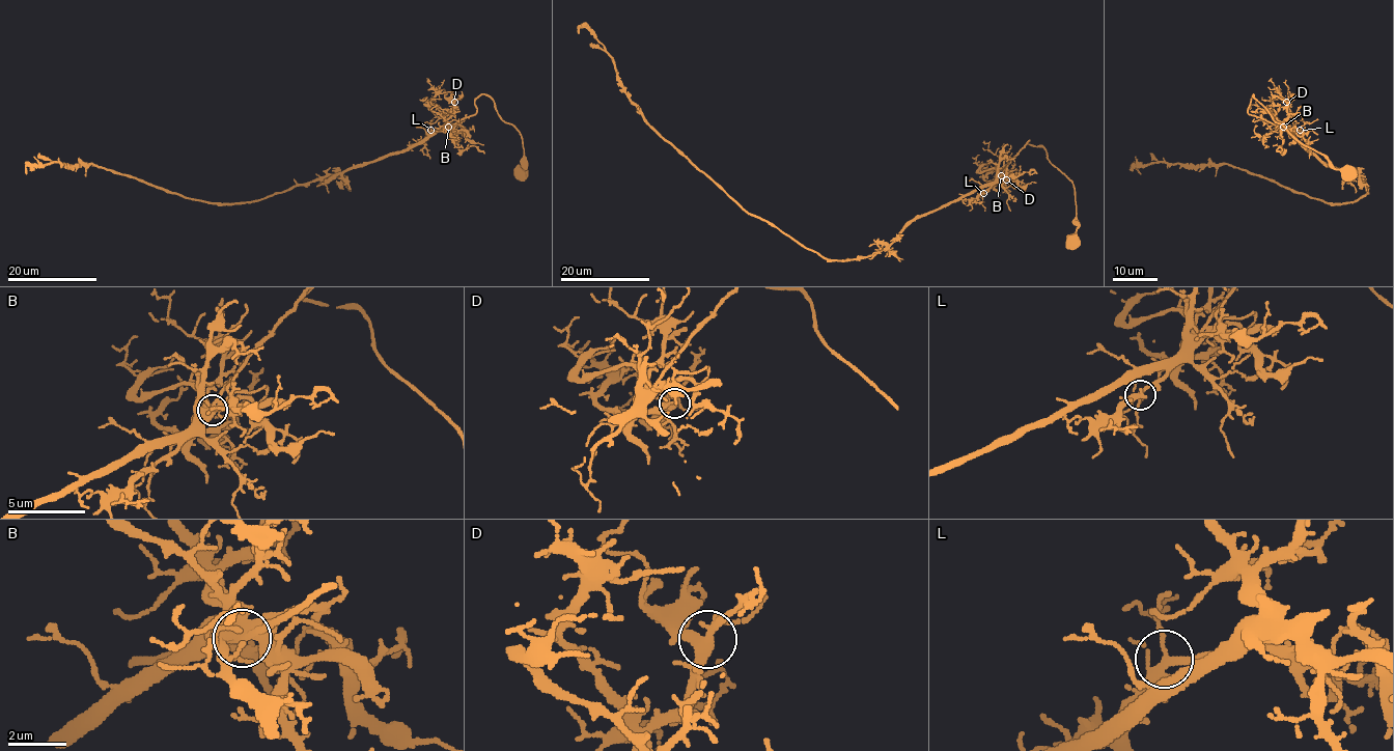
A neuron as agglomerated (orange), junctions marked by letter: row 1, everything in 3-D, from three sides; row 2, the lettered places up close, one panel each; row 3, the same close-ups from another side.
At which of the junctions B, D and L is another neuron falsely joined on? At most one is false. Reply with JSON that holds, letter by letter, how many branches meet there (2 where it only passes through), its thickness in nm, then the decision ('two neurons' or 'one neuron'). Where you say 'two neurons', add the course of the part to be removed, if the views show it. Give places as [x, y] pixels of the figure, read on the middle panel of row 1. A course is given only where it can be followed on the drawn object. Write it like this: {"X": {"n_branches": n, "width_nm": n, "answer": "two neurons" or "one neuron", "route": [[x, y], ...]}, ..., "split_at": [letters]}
{"B": {"n_branches": 7, "width_nm": 500, "answer": "one neuron"}, "D": {"n_branches": 4, "width_nm": 320, "answer": "one neuron"}, "L": {"n_branches": 5, "width_nm": 260, "answer": "one neuron"}, "split_at": []}

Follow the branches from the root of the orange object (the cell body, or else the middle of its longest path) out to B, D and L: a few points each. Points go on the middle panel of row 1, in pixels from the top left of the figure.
B: (1075, 241), (1078, 219), (1074, 184), (1049, 160), (1041, 146), (1032, 146), (1027, 142), (1029, 140), (1001, 175)
D: (1075, 241), (1078, 219), (1074, 184), (1049, 160), (1041, 146), (1032, 146), (1029, 140), (998, 178), (1006, 179)
L: (1075, 241), (1078, 219), (1074, 184), (1049, 160), (1041, 146), (1032, 146), (1029, 140), (983, 193)

